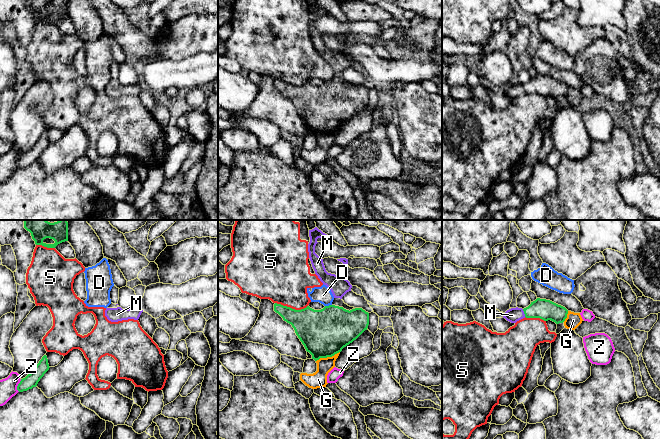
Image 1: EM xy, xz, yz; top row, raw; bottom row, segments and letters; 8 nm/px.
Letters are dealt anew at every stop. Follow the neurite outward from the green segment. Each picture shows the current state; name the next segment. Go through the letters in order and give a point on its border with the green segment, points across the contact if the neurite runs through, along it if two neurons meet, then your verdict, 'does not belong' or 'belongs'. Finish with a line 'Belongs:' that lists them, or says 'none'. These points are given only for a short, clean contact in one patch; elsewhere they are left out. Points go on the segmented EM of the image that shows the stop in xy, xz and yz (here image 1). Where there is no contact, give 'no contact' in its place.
D: meets green in xz at (329, 305); does not belong
G: meets green in xz at (327, 356); does not belong
M: meets green in yz at (524, 313); runs through yz (544, 309), (536, 309), (524, 313), (512, 315); belongs
S: meets green in xz at (291, 308); does not belong
Z: meets green in xy at (18, 385); does not belong
Belongs: M

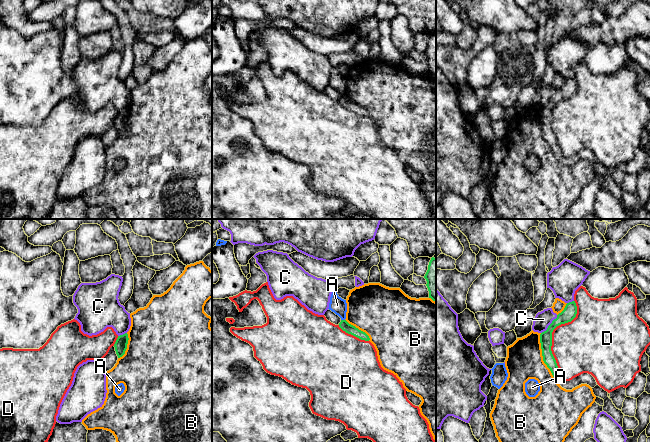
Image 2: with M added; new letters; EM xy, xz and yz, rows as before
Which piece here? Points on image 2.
A: meets green in xz at (343, 320); border along xz (341, 319), (344, 320); does not belong
B: meets green in yz at (543, 359); does not belong
C: meets green in yz at (549, 325); does not belong
D: meets green in yz at (551, 336); does not belong
Belongs: none

